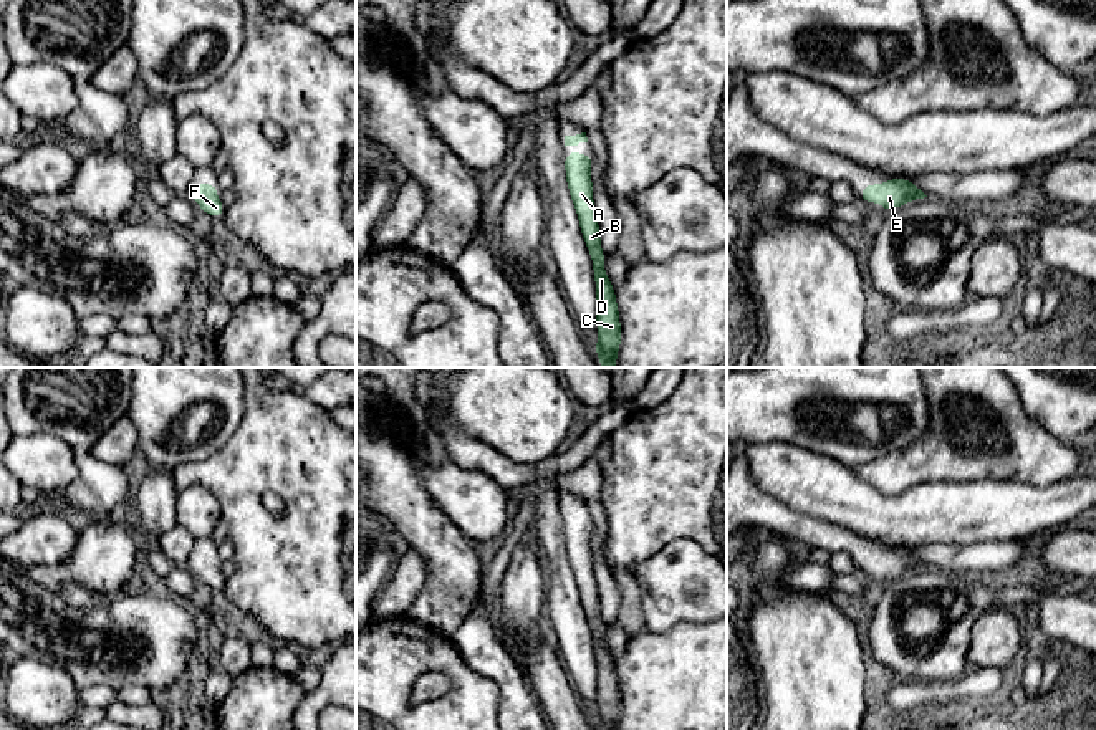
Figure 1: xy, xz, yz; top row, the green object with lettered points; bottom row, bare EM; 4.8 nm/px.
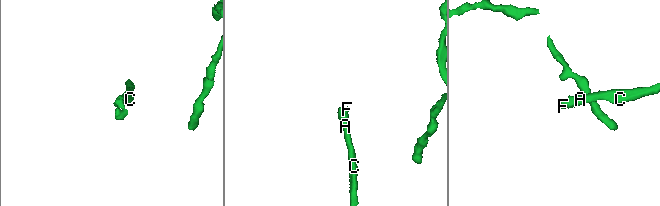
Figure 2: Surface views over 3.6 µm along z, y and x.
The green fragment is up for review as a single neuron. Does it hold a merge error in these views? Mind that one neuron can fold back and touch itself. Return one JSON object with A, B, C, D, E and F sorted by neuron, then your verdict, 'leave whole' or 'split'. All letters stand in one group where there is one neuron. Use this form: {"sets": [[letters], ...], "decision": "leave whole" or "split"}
{"sets": [["A", "B", "C", "D", "E", "F"]], "decision": "leave whole"}

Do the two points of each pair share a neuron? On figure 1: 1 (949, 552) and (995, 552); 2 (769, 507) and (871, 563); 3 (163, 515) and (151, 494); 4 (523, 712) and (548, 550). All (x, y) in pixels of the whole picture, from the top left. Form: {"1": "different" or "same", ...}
{"1": "same", "2": "same", "3": "same", "4": "different"}

